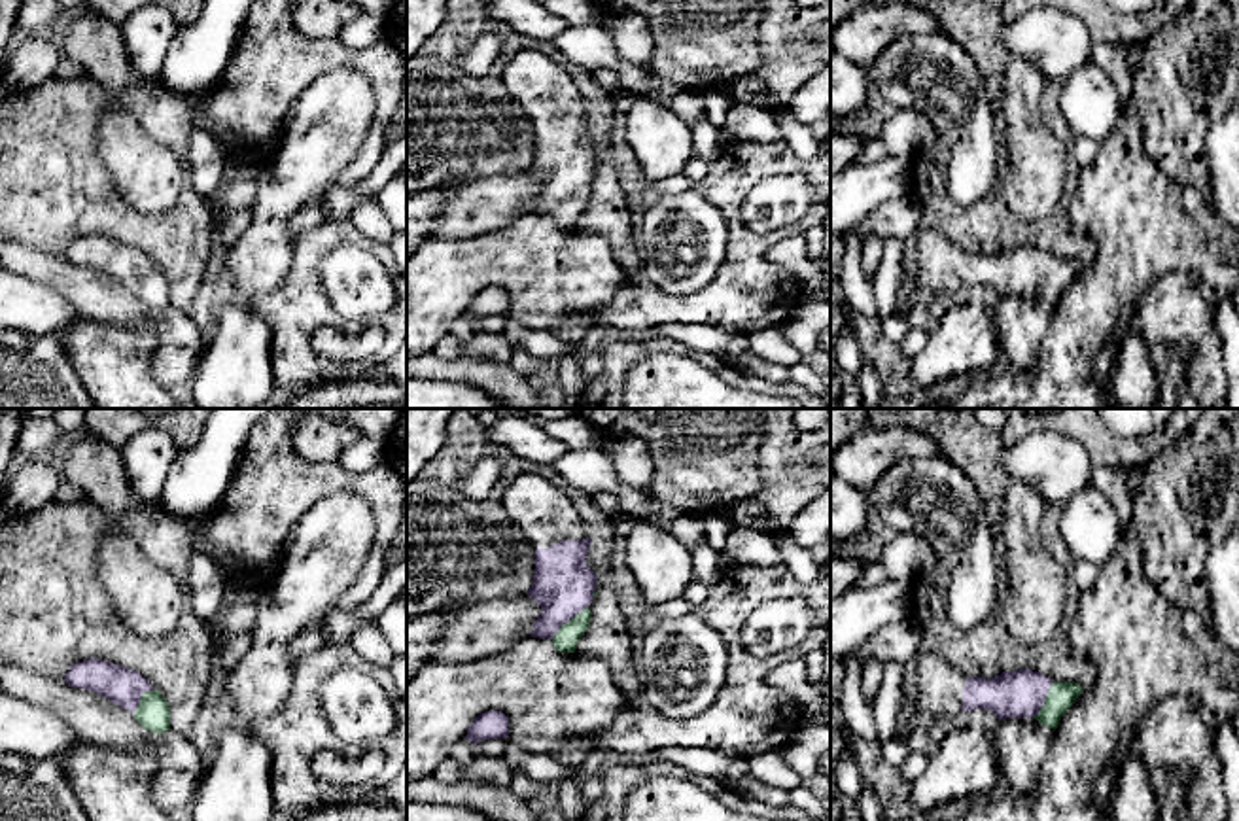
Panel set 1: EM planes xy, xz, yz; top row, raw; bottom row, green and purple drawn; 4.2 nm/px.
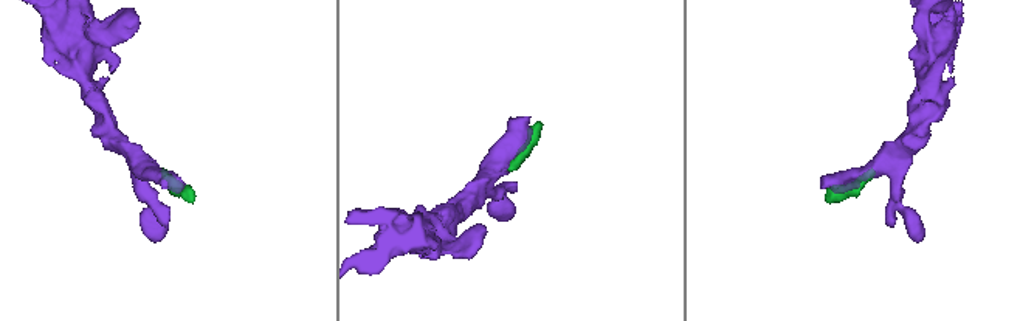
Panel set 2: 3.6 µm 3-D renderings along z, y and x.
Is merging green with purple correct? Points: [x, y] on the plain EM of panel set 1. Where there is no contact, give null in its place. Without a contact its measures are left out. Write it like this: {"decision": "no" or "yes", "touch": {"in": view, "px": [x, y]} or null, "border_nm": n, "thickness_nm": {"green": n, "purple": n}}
{"decision": "yes", "touch": {"in": "xz", "px": [572, 195]}, "border_nm": 220, "thickness_nm": {"green": 100, "purple": 260}}

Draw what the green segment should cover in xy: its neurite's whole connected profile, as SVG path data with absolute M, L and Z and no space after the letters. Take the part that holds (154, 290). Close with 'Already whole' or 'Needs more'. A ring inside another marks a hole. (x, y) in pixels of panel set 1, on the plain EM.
M89 235L70 244L64 257L74 265L91 267L131 288L149 308L163 310L170 305L170 284L151 259L138 248Z. Needs more

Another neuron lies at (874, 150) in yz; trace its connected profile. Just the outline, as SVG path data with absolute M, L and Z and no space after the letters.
M876 136L876 138L866 140L861 153L857 155L857 163L872 165L872 163L885 159L887 155L889 153L887 153L883 138Z

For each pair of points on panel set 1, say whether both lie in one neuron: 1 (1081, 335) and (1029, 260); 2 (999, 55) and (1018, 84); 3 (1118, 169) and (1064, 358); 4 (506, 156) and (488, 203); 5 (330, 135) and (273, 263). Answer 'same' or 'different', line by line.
1: different
2: different
3: same
4: different
5: same

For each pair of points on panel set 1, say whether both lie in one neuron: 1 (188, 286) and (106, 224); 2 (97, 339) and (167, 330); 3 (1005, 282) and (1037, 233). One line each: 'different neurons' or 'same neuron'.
1: same neuron
2: different neurons
3: different neurons

